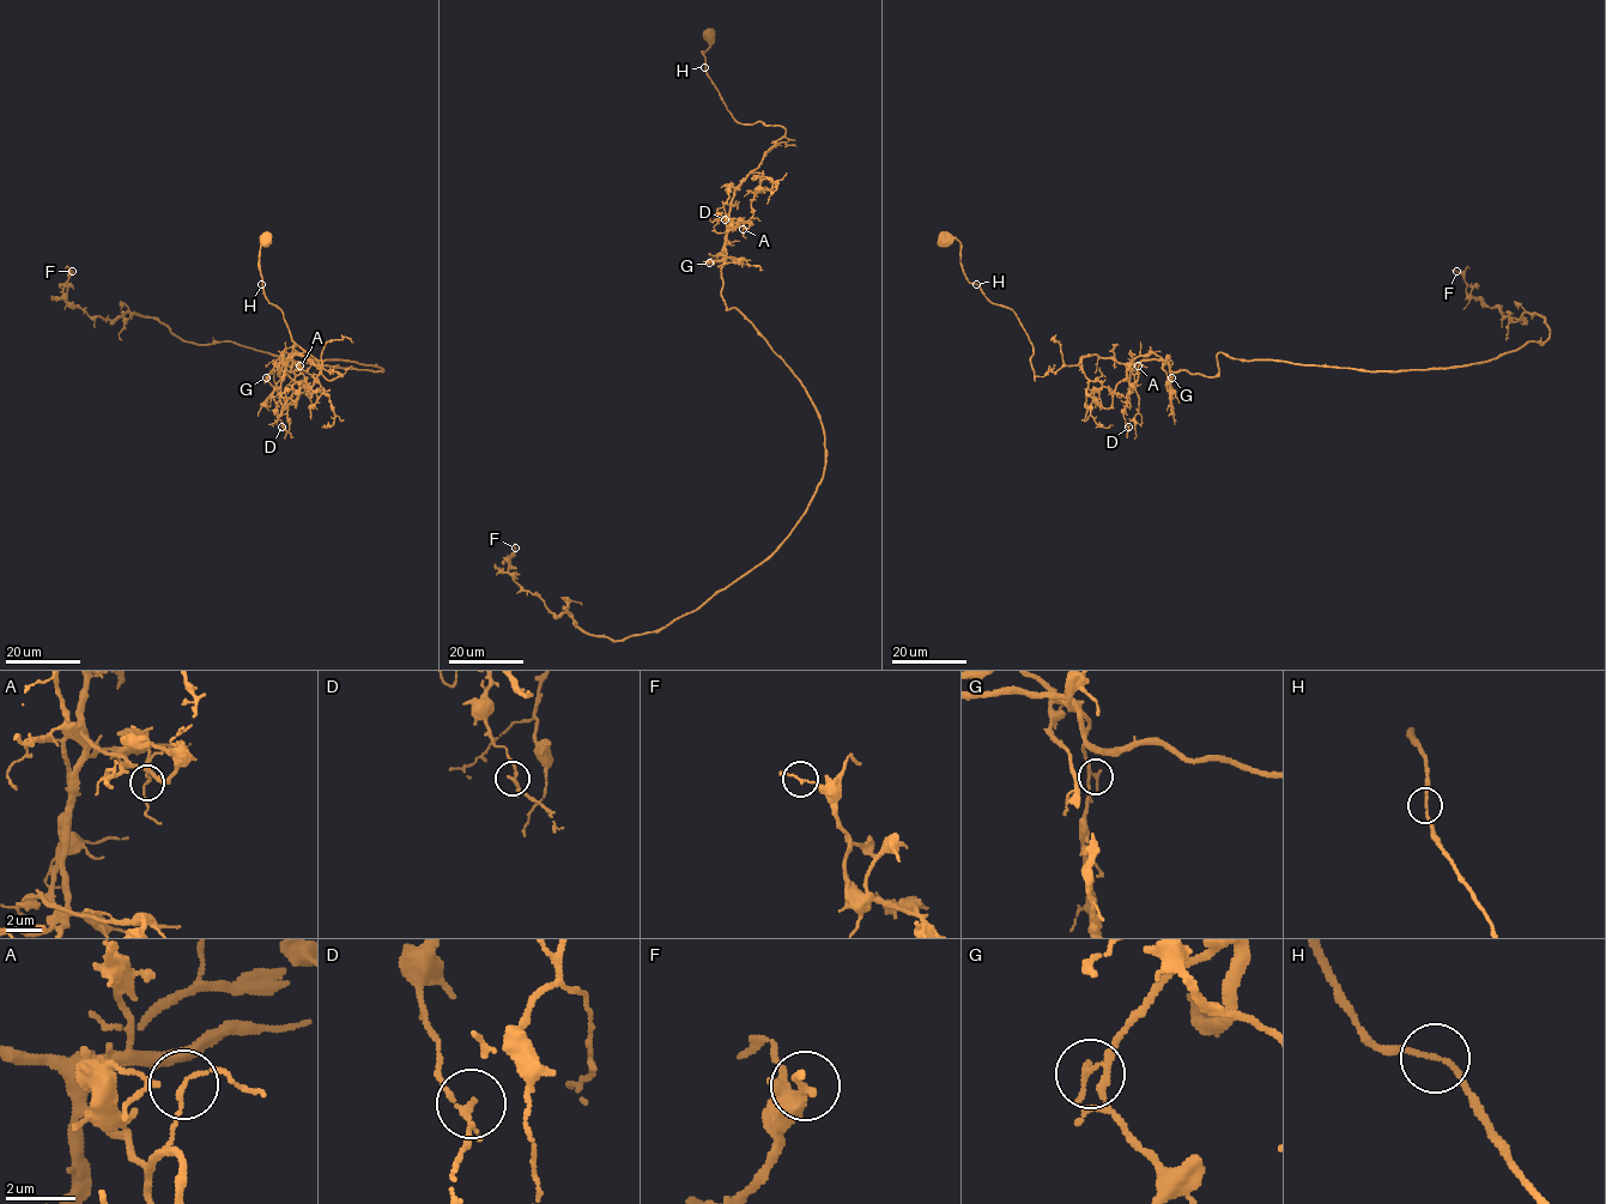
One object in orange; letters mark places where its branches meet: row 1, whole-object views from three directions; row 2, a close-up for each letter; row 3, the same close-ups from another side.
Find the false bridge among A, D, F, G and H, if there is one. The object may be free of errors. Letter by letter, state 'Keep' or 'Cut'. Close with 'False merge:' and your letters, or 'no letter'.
A: Keep
D: Keep
F: Keep
G: Keep
H: Keep
False merge: no letter

